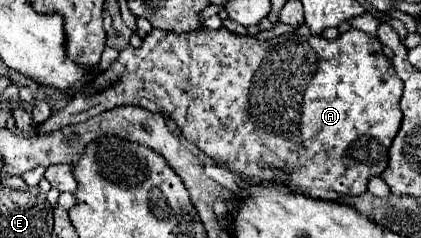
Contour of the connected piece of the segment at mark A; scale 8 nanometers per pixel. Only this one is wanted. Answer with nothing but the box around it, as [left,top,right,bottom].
[38,27,404,195]

